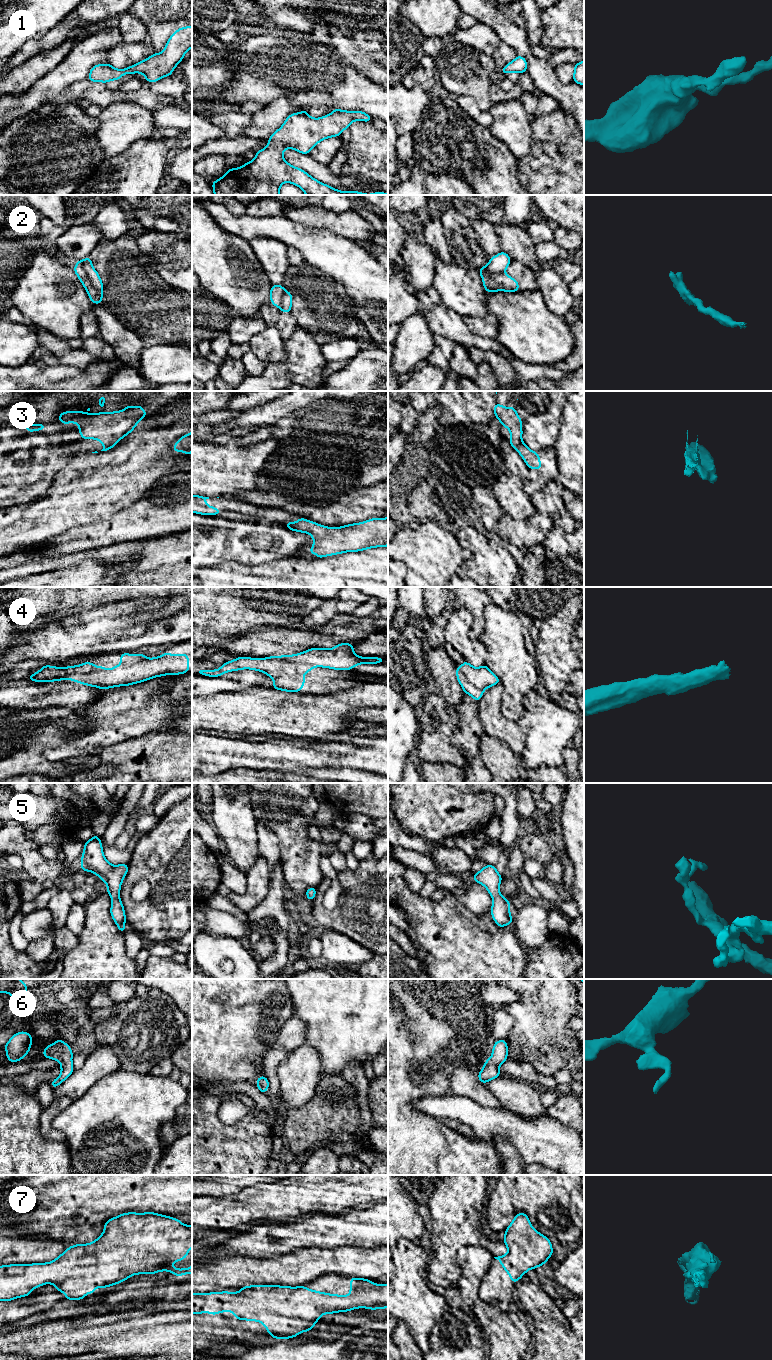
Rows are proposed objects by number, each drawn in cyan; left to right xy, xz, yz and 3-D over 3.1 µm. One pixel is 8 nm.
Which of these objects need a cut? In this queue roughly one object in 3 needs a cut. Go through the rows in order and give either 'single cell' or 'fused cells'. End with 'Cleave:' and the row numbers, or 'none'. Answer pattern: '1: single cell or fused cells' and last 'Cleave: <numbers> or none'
1: single cell
2: single cell
3: fused cells
4: single cell
5: single cell
6: single cell
7: single cell
Cleave: 3

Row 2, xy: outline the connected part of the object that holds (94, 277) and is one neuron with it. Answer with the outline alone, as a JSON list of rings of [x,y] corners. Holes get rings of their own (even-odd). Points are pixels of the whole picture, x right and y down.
[[[89,257],[84,258],[82,261],[78,260],[73,270],[84,286],[91,302],[102,304],[103,283],[100,275],[92,265],[92,260]]]

